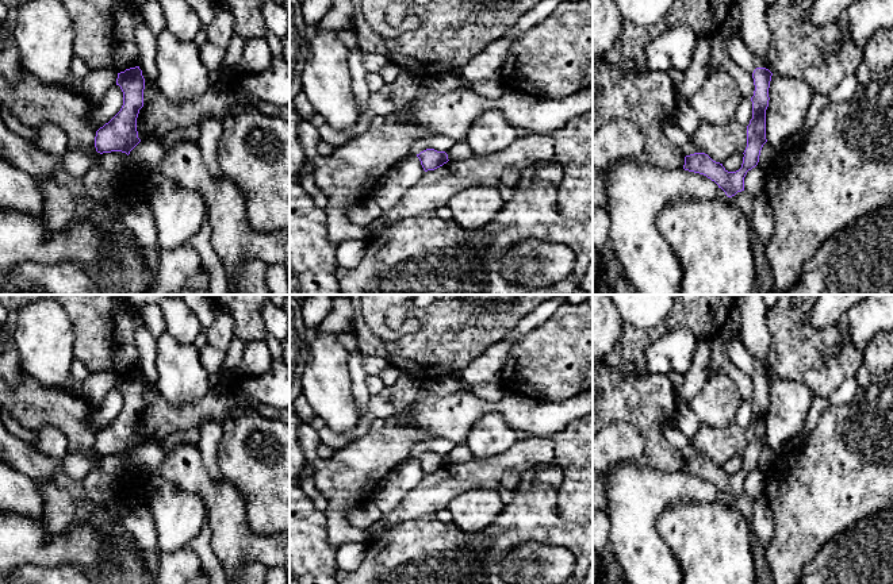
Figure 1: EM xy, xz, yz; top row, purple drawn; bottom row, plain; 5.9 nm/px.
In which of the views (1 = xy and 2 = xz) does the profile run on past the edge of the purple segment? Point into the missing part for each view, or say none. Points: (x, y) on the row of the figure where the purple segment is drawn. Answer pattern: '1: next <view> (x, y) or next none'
1: next none
2: next none

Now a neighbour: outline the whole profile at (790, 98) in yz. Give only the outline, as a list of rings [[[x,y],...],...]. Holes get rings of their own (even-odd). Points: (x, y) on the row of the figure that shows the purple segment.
[[[771,76],[766,110],[766,139],[775,151],[792,143],[794,131],[805,120],[815,93],[816,91],[805,80]]]

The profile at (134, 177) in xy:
[[[129,165],[127,169],[119,174],[120,182],[124,182],[127,188],[133,193],[139,195],[141,199],[143,199],[143,189],[147,177],[149,173],[146,170],[131,165]]]

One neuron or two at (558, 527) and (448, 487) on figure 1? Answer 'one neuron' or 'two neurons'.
two neurons

